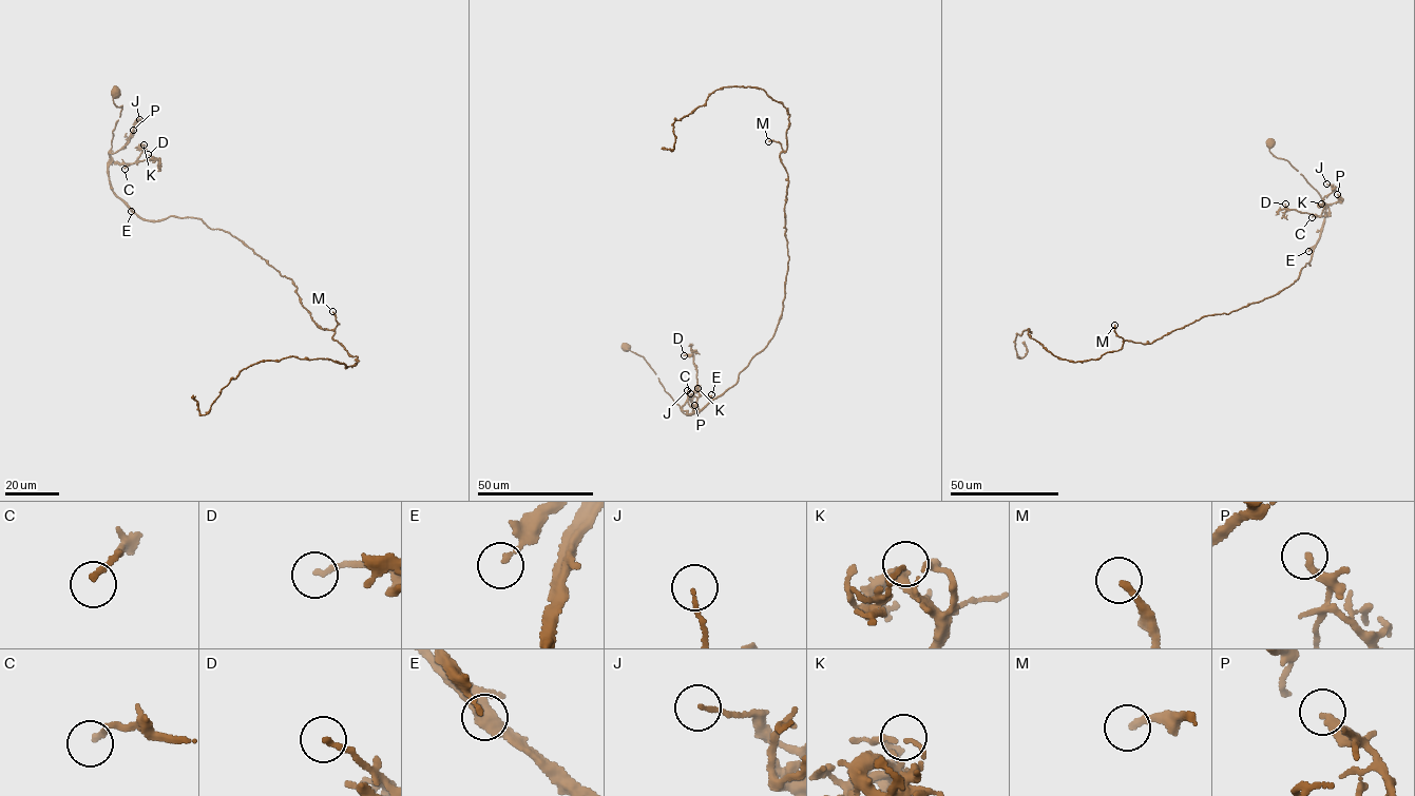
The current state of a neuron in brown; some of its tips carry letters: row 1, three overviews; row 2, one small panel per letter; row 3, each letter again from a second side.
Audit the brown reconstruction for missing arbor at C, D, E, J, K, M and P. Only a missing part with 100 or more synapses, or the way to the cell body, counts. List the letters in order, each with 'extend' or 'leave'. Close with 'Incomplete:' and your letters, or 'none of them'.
C: leave
D: leave
E: leave
J: leave
K: leave
M: extend
P: leave
Incomplete: M

